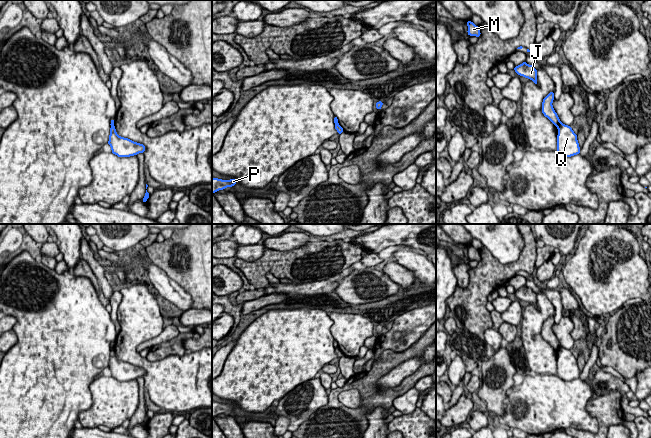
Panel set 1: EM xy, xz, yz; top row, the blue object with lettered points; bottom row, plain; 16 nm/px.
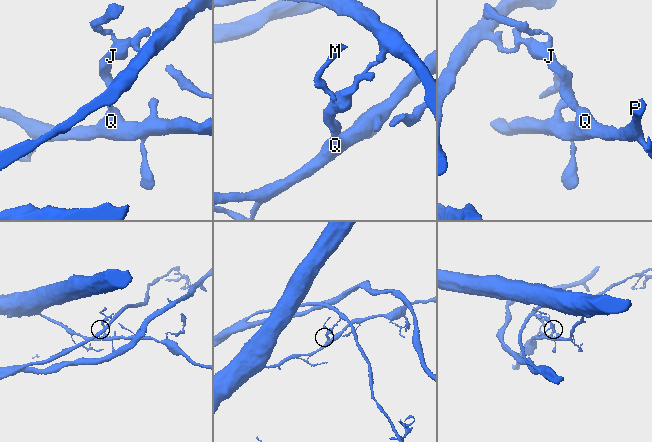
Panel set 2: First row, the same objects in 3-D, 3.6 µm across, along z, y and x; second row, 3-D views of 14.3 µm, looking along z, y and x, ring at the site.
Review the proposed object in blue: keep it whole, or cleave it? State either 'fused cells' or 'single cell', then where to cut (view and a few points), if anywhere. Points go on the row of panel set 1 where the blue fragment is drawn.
fused cells | yz (560, 122), (557, 127)

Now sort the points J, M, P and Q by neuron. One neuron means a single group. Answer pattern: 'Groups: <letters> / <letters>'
Groups: J M / P Q

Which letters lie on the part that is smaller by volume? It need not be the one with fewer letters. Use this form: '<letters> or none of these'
J, M

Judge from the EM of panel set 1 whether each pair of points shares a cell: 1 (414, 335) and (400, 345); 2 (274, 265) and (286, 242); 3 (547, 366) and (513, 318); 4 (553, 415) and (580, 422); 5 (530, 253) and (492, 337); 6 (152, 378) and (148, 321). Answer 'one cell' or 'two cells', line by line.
1: one cell
2: two cells
3: two cells
4: one cell
5: two cells
6: one cell

